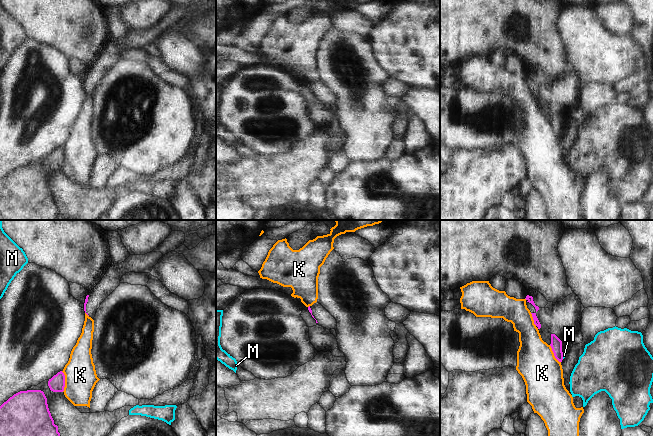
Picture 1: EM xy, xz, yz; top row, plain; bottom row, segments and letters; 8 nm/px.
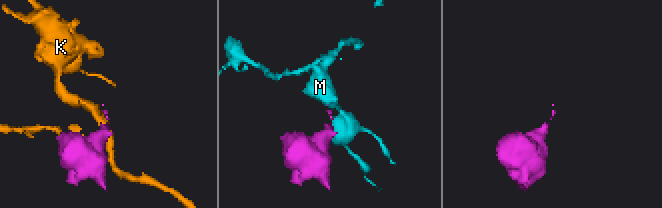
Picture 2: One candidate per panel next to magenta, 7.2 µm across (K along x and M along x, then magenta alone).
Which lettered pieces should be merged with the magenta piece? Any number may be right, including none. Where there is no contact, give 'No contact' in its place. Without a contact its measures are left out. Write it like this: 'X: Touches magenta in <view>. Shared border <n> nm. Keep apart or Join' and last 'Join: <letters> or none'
K: Touches magenta in xy. Shared border 170 nm. Keep apart
M: Touches magenta in yz. Shared border 40 nm. Keep apart
Join: none.

